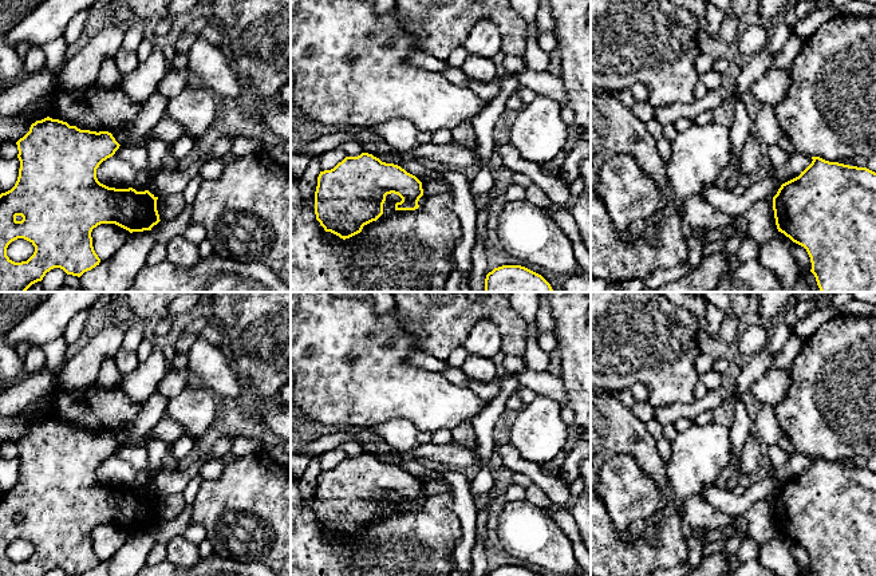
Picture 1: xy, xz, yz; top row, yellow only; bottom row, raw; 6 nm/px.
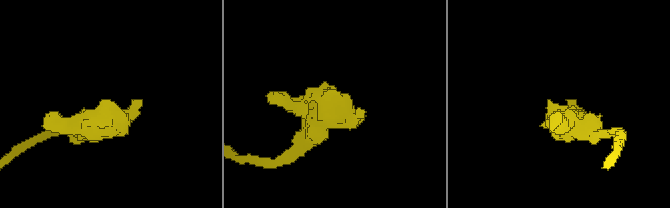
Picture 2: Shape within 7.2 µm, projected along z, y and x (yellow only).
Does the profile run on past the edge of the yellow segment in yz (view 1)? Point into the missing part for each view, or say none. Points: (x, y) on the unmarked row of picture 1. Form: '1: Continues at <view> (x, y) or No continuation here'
1: No continuation here

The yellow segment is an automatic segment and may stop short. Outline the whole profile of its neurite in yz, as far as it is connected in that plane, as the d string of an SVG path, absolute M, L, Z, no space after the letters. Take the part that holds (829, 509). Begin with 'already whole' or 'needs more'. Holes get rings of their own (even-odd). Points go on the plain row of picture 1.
already whole; M820 457L812 459L798 477L782 484L773 497L778 532L806 549L814 576L876 576L876 473Z

